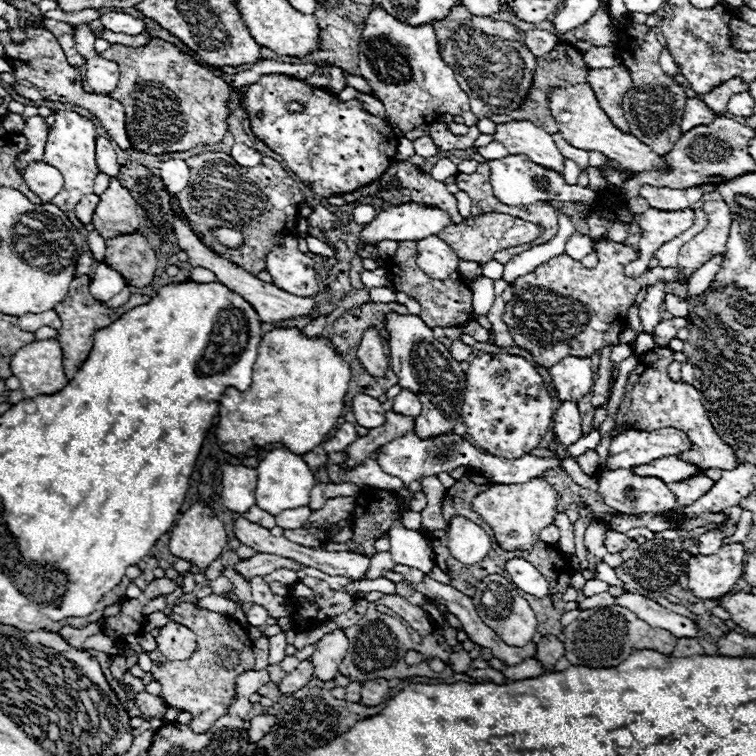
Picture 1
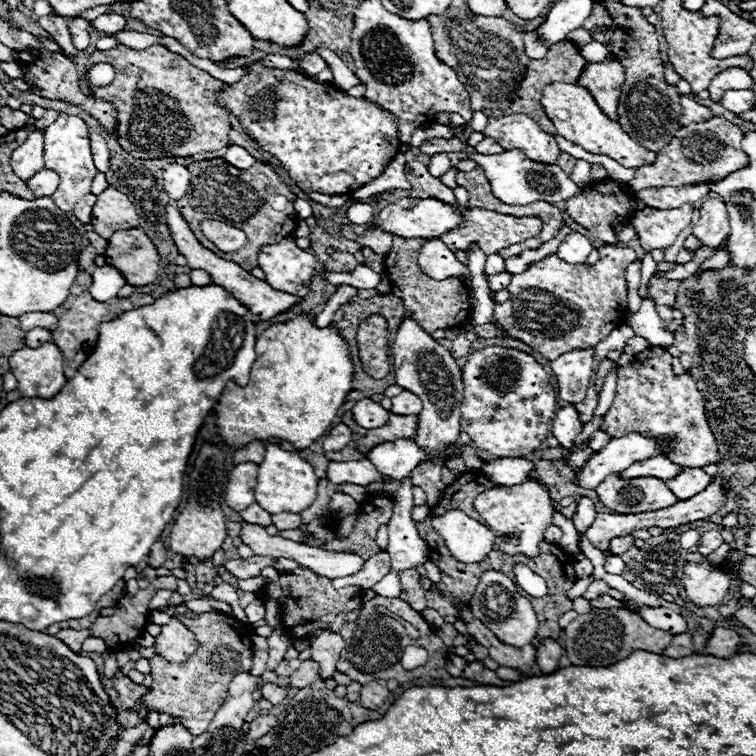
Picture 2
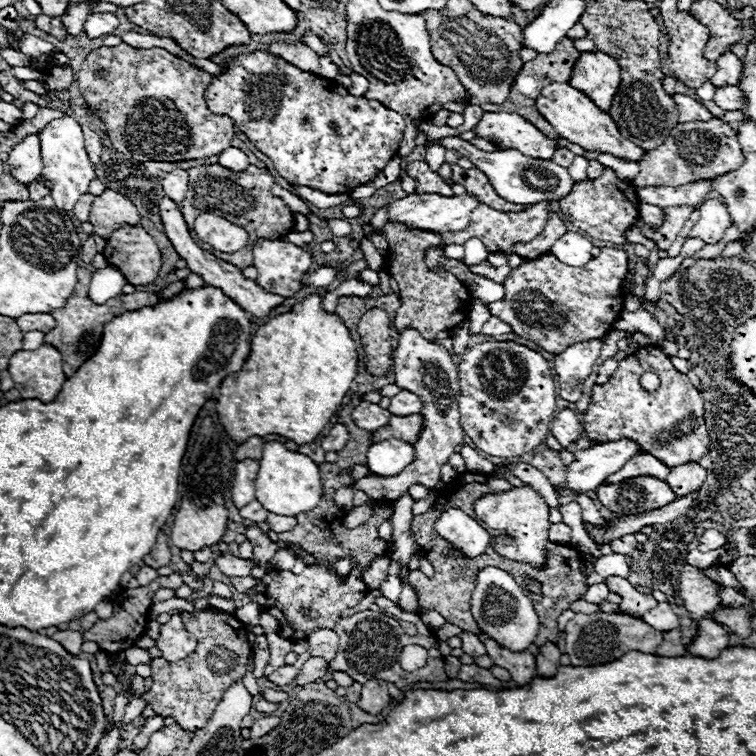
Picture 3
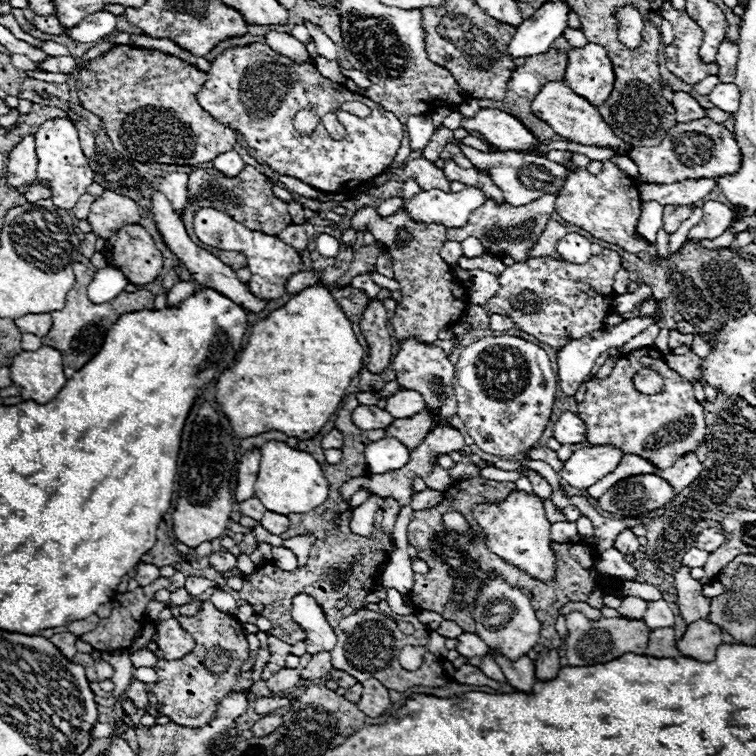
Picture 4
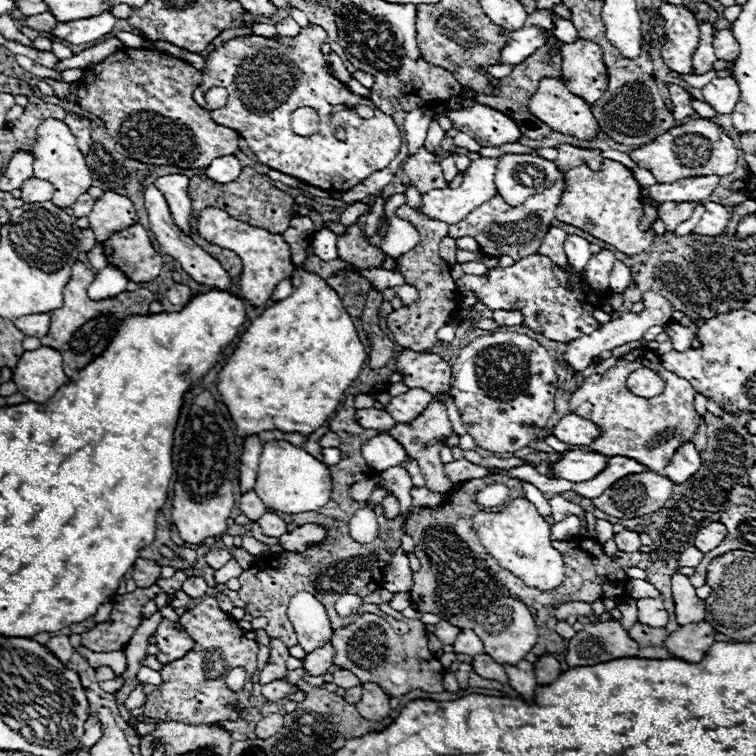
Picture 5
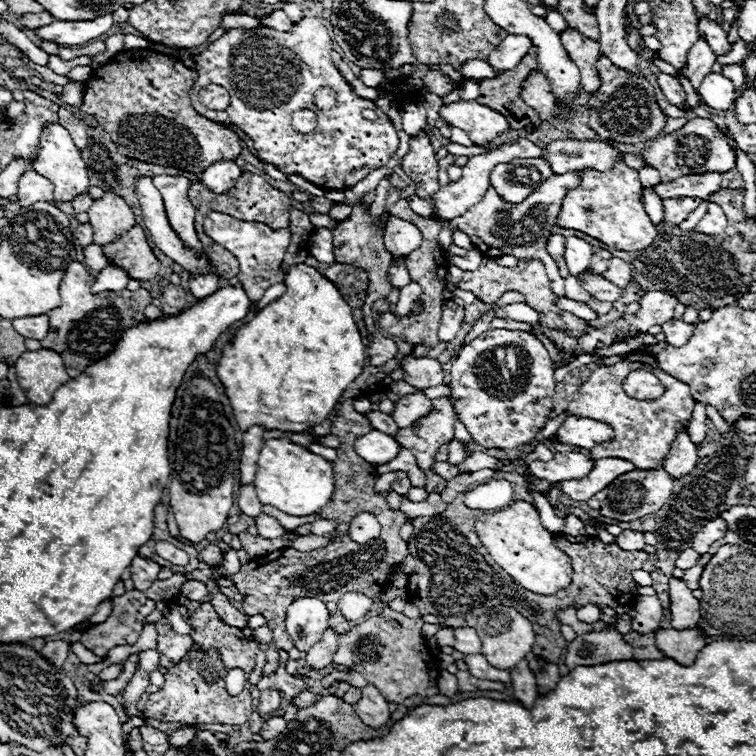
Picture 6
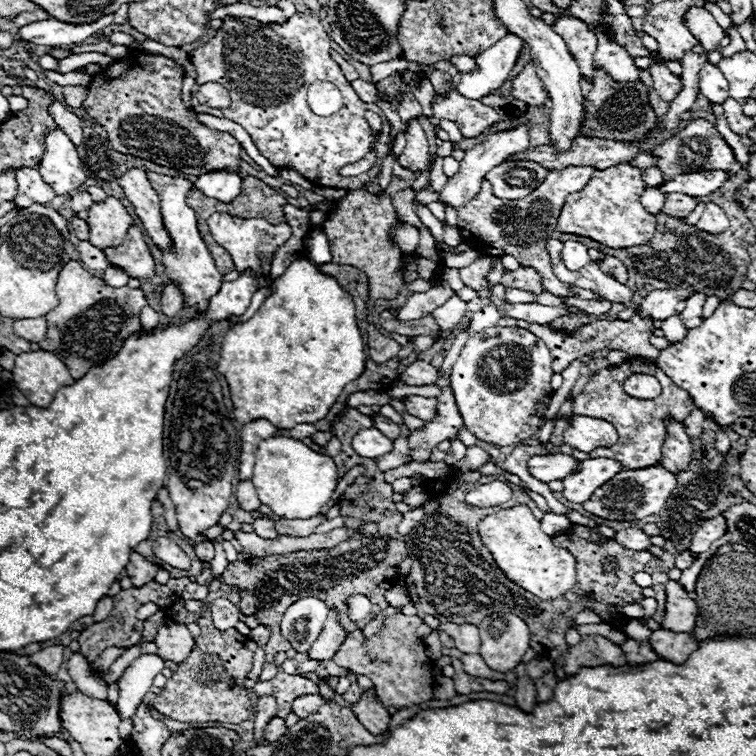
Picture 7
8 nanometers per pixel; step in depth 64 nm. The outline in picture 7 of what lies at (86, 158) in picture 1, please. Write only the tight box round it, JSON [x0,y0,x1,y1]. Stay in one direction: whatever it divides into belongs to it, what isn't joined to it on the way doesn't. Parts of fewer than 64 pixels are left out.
[38,130,86,196]

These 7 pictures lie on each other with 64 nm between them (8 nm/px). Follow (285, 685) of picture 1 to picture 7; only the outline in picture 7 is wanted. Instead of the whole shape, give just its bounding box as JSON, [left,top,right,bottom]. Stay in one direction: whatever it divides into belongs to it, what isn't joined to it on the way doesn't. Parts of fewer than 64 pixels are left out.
[308,610,346,662]

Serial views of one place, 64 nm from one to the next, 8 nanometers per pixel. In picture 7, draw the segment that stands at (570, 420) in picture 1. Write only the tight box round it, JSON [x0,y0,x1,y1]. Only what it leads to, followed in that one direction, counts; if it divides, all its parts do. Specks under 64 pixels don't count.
[564,416,618,452]

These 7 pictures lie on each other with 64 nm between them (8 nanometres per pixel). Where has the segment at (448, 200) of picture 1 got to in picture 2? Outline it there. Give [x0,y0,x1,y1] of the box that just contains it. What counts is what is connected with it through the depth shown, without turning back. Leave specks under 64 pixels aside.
[404,162,456,206]

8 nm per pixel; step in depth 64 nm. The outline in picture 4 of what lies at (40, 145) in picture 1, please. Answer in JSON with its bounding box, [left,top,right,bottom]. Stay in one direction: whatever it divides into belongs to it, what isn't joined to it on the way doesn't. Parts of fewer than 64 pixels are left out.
[6,136,38,186]

